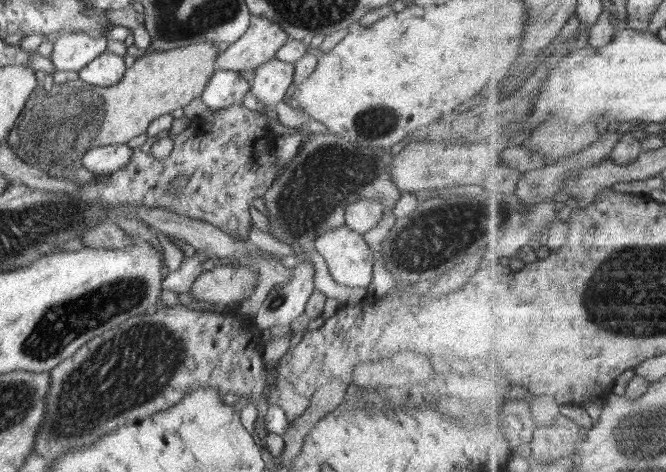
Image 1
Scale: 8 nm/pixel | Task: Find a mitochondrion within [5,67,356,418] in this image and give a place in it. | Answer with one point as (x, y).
(72, 118)

